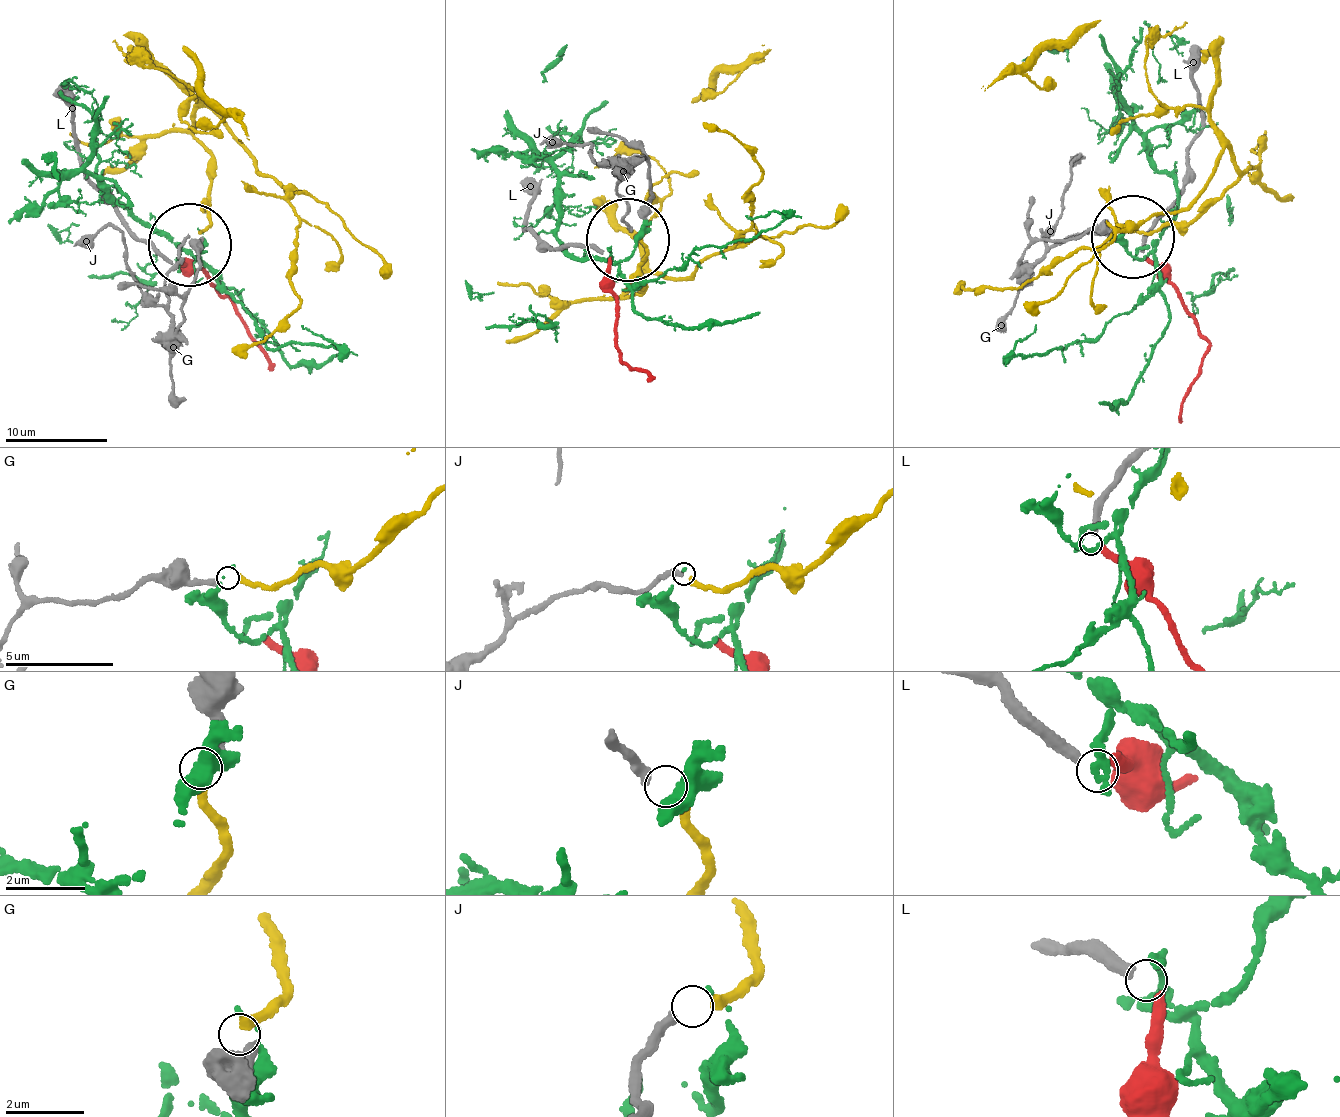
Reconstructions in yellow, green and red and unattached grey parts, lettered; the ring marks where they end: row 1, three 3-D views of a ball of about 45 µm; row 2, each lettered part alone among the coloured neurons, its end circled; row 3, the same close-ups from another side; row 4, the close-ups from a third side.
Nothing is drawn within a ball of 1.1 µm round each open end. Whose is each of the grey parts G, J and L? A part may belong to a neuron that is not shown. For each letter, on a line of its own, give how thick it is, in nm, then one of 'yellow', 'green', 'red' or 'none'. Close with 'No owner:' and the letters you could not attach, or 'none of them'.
G: 240 nm thick; yellow
J: 240 nm thick; none
L: 320 nm thick; red
No owner: J

